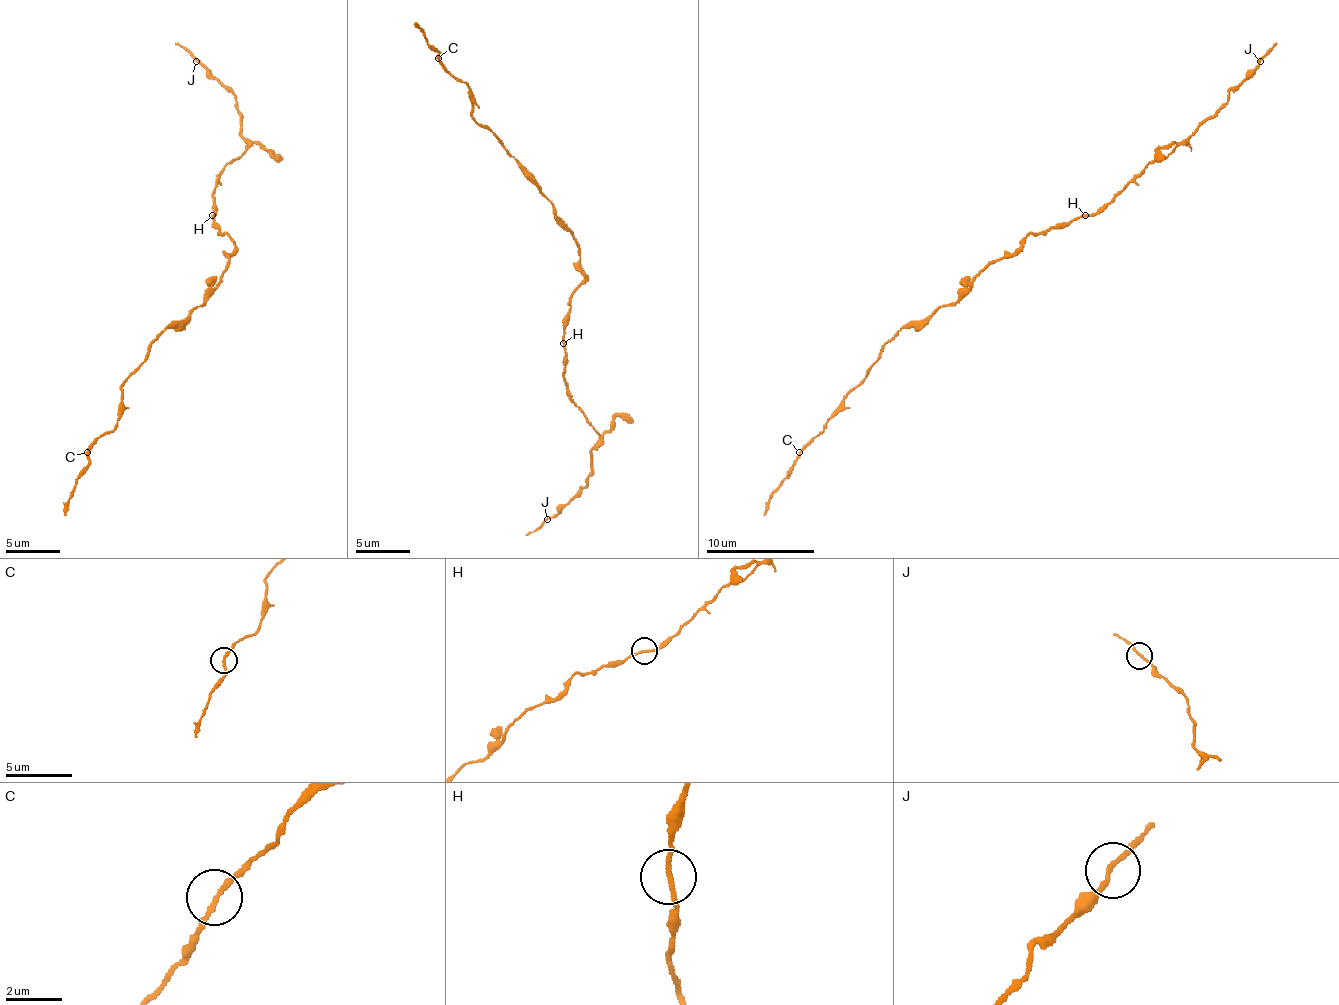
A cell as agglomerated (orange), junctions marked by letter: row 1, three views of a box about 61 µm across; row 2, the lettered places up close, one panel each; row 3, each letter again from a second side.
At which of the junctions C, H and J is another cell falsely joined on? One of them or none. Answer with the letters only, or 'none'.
none

